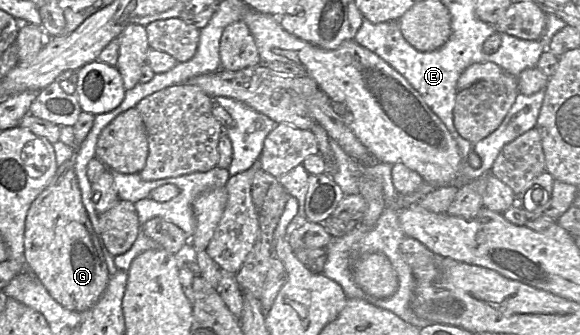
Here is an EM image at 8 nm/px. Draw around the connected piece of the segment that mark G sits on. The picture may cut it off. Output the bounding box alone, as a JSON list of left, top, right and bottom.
[24,152,110,312]

